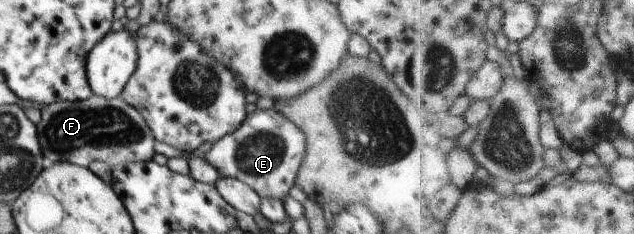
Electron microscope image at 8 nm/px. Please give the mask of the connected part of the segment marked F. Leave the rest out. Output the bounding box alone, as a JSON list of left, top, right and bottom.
[35,95,155,167]

